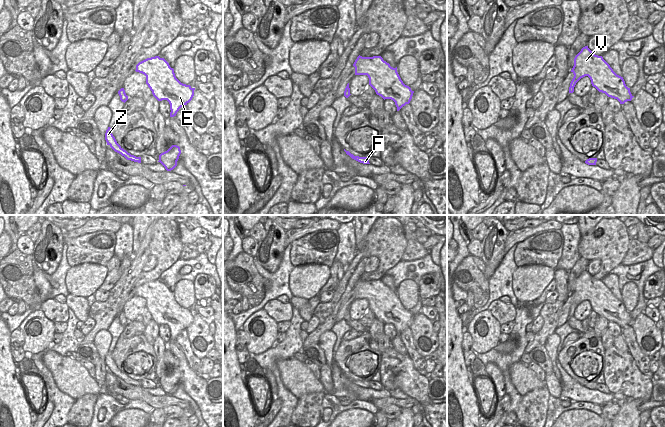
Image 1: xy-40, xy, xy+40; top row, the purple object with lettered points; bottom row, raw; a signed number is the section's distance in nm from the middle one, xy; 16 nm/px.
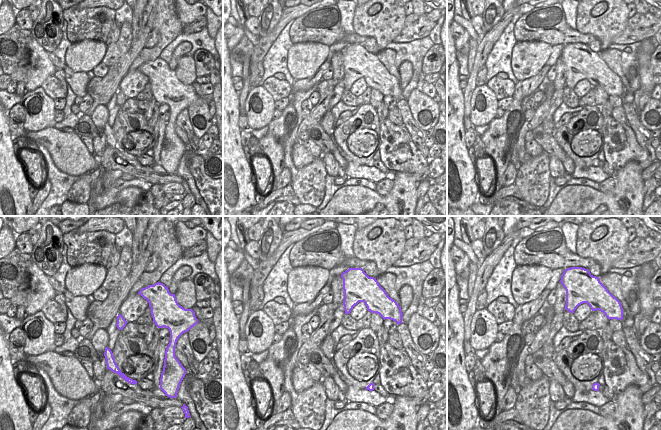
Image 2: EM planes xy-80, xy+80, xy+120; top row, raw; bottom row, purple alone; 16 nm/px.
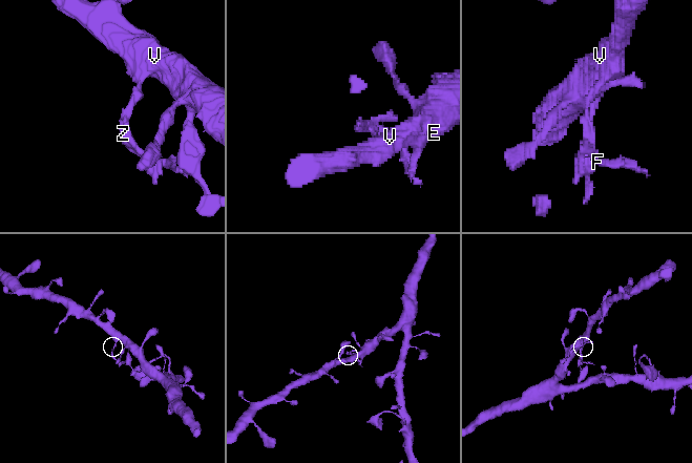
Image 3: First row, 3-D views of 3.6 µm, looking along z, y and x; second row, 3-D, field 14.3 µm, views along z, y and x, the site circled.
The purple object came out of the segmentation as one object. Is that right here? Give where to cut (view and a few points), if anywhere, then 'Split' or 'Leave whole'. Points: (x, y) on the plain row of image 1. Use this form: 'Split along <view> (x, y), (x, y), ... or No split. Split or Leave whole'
Split along xy+40 (569, 312), (573, 315). Split.

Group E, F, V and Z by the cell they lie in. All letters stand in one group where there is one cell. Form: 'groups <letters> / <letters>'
groups E V / F Z

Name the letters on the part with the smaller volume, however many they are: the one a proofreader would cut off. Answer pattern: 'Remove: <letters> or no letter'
Remove: F, Z

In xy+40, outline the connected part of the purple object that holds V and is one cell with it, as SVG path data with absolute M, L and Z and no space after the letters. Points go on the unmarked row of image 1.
M588 270L583 271L575 280L571 296L574 298L569 311L571 316L581 302L588 300L593 311L608 321L617 323L620 328L631 325L634 321L623 301L617 299L603 281L595 279Z

